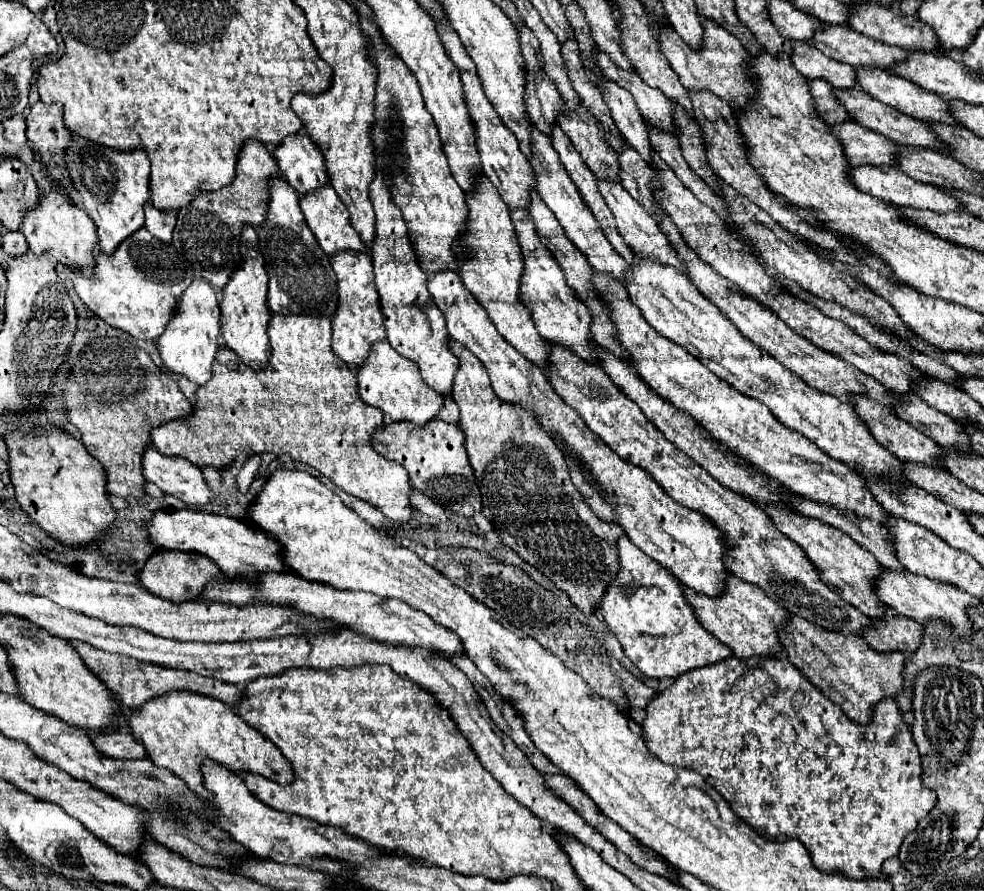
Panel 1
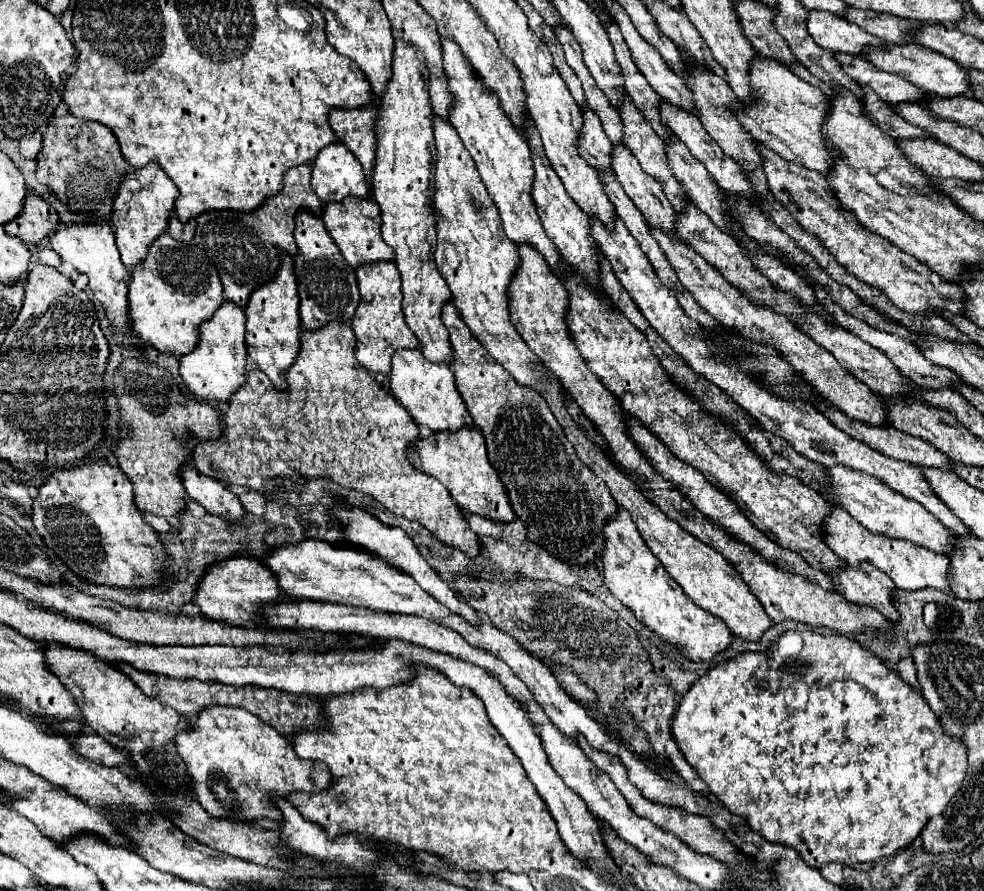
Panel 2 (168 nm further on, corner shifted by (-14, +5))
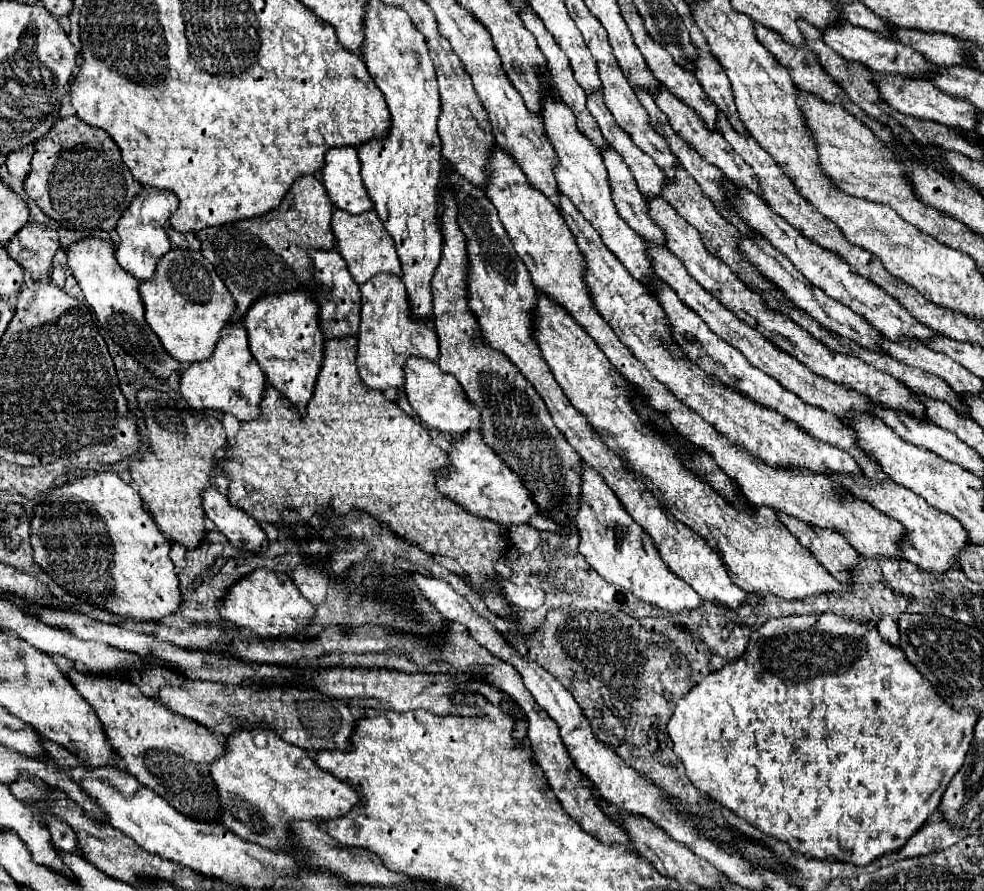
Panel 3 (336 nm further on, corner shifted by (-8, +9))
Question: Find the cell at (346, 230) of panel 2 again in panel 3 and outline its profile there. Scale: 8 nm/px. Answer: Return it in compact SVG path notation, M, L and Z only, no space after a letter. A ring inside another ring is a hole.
M335 210L333 220L331 220L331 228L337 238L337 250L347 260L349 272L359 286L369 282L375 274L395 274L401 278L401 266L397 260L393 238L389 236L389 232L385 232L385 226L381 224L375 210L357 214L357 216L349 214L349 212Z

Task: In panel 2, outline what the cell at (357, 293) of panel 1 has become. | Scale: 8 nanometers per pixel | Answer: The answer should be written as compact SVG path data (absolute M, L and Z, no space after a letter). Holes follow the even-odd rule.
M379 262L379 264L363 264L363 268L355 268L355 276L361 292L361 302L357 306L357 312L349 322L357 338L355 358L363 364L365 370L387 376L391 372L391 356L395 350L417 348L417 338L407 328L401 312L399 272L393 262Z

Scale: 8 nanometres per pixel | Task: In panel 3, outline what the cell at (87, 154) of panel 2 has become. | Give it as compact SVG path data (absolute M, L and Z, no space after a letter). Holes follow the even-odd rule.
M101 128L87 132L93 142L37 142L31 172L25 178L25 194L51 220L69 230L113 232L121 212L129 208L133 196L143 188L121 160L121 150Z

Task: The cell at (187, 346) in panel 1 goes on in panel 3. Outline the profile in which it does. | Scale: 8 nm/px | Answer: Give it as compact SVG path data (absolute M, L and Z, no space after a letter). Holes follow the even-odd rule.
M229 324L221 332L215 354L209 360L189 364L187 370L181 374L181 394L193 410L215 410L221 414L227 412L233 414L239 422L249 422L261 416L259 402L265 388L265 374L261 372L257 360L249 350L247 332L239 324Z

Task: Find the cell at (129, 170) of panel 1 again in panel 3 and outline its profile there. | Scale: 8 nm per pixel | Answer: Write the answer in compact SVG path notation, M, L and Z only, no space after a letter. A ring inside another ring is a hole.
M145 186L141 194L133 198L133 204L127 208L127 212L119 218L115 230L121 240L115 248L115 258L119 266L131 276L135 276L137 280L141 282L153 280L157 260L163 256L163 252L171 248L171 242L167 236L167 220L177 210L177 206L179 206L179 200L173 192Z

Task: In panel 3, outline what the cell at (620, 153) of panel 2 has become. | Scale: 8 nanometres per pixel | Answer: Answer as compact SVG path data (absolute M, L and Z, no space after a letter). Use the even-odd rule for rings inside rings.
M653 198L649 200L649 214L653 220L657 220L657 224L661 226L661 230L665 232L667 238L667 248L683 262L683 266L687 268L687 272L701 284L705 286L705 290L709 290L713 296L717 296L717 300L727 306L737 318L741 318L743 322L747 322L751 328L755 328L757 332L761 332L765 338L773 340L773 344L777 344L781 350L789 352L793 358L797 358L799 362L803 362L809 370L817 372L819 376L825 376L837 384L845 384L851 390L857 390L861 394L865 394L867 398L873 398L875 402L887 404L893 410L907 410L913 412L917 416L925 416L923 406L919 400L915 400L909 392L909 388L905 384L901 384L897 378L889 376L887 372L875 370L871 364L863 362L857 356L849 356L849 354L839 354L829 350L823 342L819 342L817 338L813 338L809 332L805 332L797 322L793 322L787 314L767 306L763 302L763 298L755 292L751 292L743 280L737 278L737 274L731 272L731 268L727 264L723 264L715 254L711 254L705 244L701 242L699 232L687 224L675 210L673 206L669 206L663 198Z

